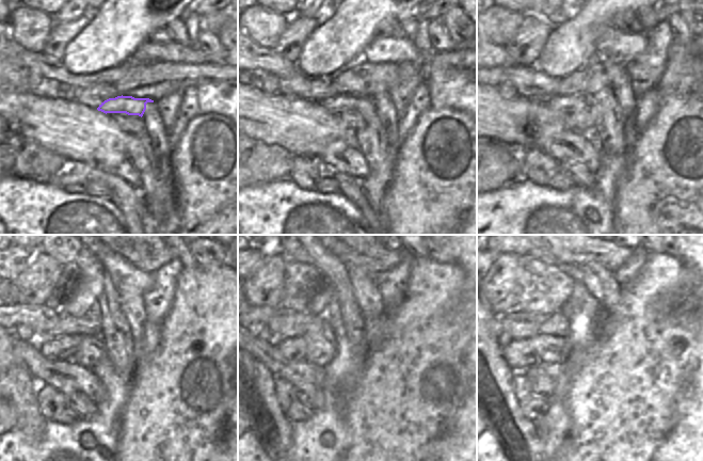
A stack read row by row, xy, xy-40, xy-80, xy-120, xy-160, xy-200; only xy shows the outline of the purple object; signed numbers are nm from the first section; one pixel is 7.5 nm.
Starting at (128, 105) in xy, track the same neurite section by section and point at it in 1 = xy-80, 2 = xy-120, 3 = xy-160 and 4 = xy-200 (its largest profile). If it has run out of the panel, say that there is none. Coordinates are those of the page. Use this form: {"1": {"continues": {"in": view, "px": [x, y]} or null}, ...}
{"1": {"continues": {"in": "xy-80", "px": [562, 105]}}, "2": {"continues": {"in": "xy-120", "px": [60, 348]}}, "3": {"continues": {"in": "xy-160", "px": [294, 349]}}, "4": {"continues": {"in": "xy-200", "px": [520, 354]}}}

